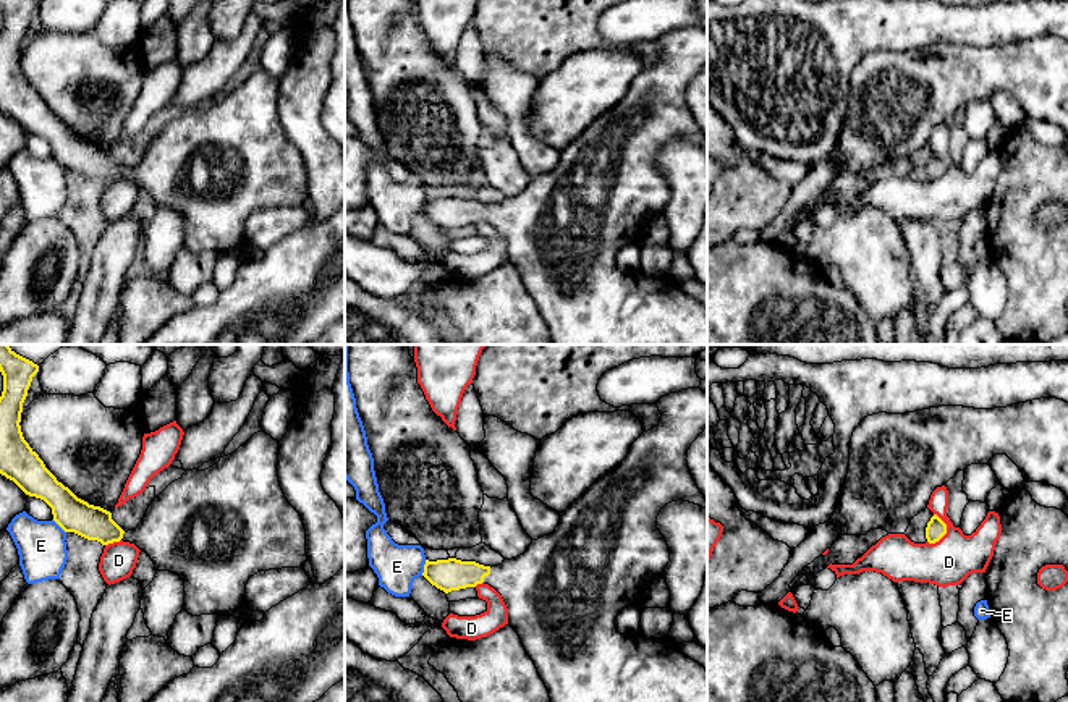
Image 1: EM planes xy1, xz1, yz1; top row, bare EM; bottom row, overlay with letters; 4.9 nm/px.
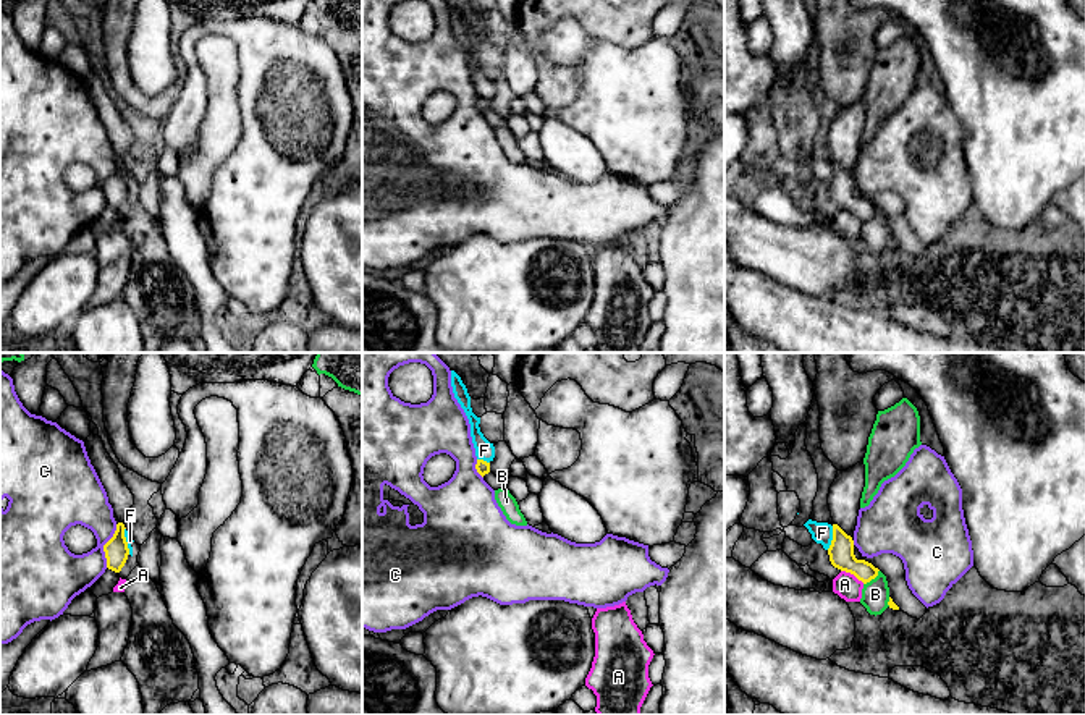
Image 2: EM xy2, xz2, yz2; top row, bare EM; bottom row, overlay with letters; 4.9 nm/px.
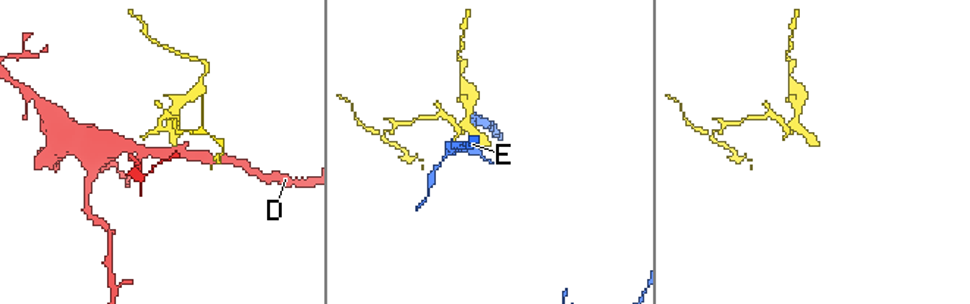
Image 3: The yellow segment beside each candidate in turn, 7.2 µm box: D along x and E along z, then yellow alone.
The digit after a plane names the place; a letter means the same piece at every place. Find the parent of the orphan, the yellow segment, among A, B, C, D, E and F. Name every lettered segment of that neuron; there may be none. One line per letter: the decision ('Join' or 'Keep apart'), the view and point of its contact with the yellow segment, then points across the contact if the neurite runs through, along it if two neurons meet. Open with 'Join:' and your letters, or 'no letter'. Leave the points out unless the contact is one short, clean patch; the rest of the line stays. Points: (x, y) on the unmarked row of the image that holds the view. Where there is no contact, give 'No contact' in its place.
Join: no letter
A: Keep apart. Touches yellow at yz2 (852, 211). Boundary: yz2 (841, 207), (864, 220)
B: Keep apart. Touches yellow at yz2 (872, 215). Boundary: yz2 (878, 207), (864, 222)
C: Keep apart. Touches yellow at xy2 (104, 183)
D: Keep apart. Touches yellow at yz1 (945, 169). Boundary: yz1 (934, 151), (945, 162), (945, 170), (929, 181)
E: Keep apart. Touches yellow at xz1 (424, 206)
F: Keep apart. Touches yellow at yz2 (833, 175). Boundary: yz2 (833, 164), (833, 177), (827, 186)

